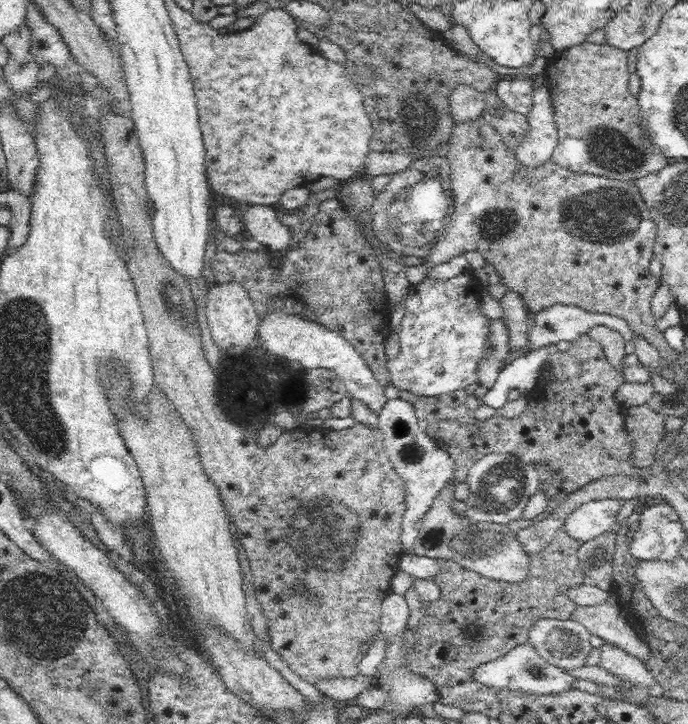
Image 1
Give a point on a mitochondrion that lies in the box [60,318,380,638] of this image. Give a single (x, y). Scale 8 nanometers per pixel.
(322, 533)

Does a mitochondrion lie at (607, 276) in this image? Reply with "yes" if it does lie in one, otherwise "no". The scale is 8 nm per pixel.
no

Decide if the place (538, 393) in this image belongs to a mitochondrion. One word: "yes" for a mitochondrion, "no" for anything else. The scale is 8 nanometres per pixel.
no

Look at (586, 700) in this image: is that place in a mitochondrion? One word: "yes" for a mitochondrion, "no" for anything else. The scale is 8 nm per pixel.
no

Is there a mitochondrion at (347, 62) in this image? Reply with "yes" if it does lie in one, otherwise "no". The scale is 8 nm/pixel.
no

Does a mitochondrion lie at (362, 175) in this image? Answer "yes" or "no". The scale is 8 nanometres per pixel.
no

